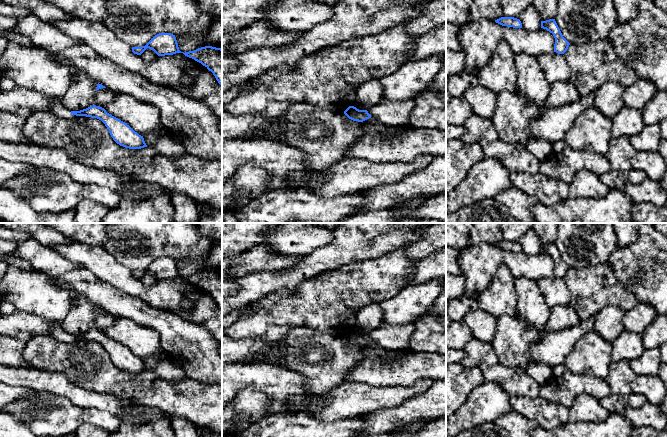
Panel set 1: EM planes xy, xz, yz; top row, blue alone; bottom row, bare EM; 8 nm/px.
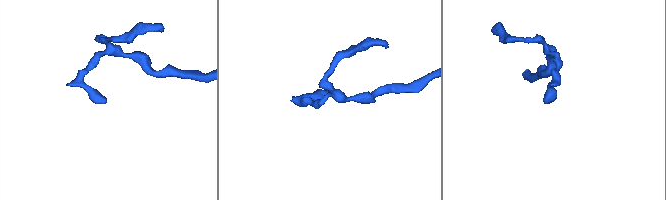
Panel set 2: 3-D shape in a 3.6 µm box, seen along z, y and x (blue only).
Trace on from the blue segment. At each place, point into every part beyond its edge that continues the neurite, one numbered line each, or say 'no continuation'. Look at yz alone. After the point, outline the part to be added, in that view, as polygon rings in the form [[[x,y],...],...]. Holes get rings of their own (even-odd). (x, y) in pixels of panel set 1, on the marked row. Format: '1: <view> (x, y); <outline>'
no continuation

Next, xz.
1: xz (392, 113); [[[382,100],[368,110],[371,117],[388,126],[404,126],[408,124],[414,101]]]

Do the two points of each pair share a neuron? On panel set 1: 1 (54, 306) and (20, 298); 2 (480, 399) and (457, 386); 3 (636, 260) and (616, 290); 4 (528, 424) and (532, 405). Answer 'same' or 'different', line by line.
1: same
2: different
3: different
4: different

